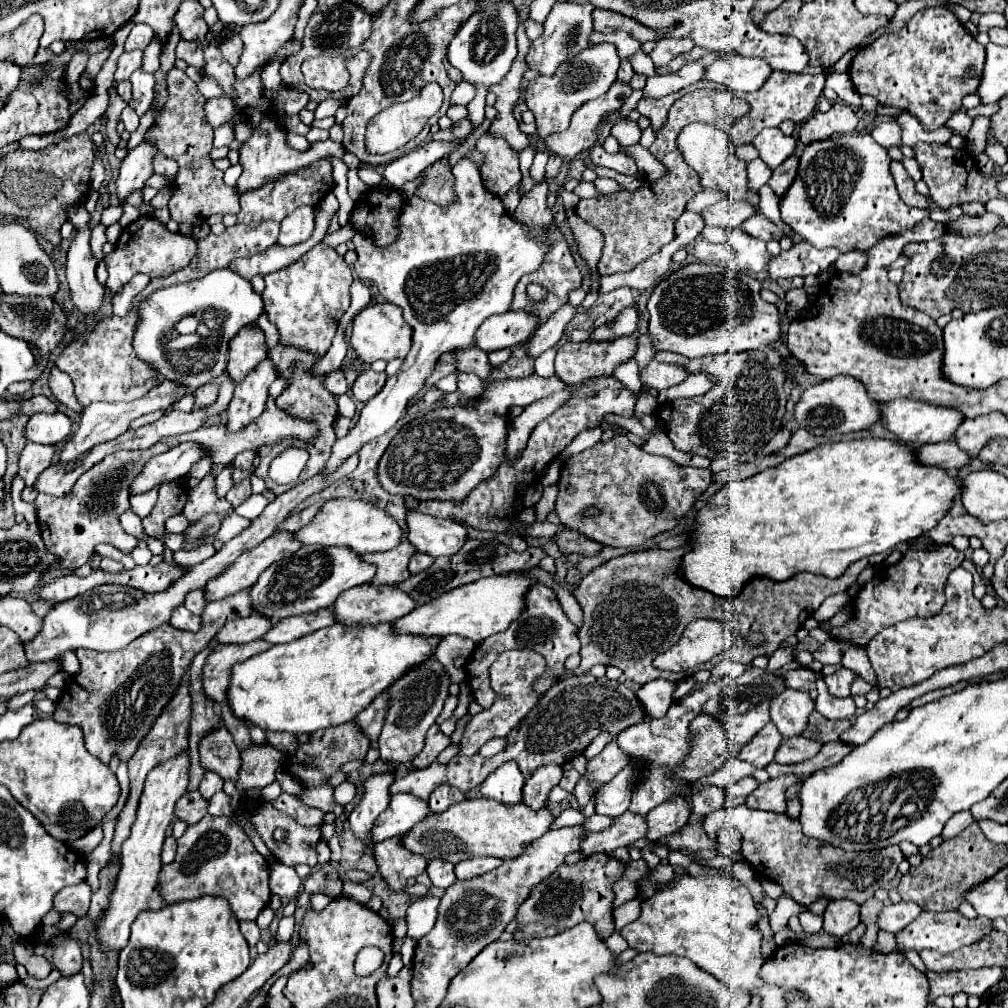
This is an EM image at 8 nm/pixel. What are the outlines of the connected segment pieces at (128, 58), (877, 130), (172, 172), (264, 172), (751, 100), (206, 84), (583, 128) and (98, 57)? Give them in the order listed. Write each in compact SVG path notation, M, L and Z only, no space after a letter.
M136 50L136 52L124 52L118 60L118 68L116 68L116 74L114 74L114 80L124 80L124 78L130 78L130 74L134 70L140 68L142 64L142 54L144 50Z
M886 120L886 122L878 122L872 130L872 138L884 146L884 148L890 148L890 146L898 146L900 144L900 132L902 128L894 122L894 120Z
M160 152L154 156L154 172L156 174L162 174L162 176L166 176L170 182L176 178L176 174L178 174L178 164L174 162L174 160L170 160L170 158L164 158Z
M258 72L246 80L236 80L234 84L236 88L236 94L238 94L238 104L240 108L244 110L244 116L246 120L254 126L254 134L248 142L242 144L240 148L240 164L244 168L242 176L238 178L236 182L236 194L242 196L244 192L248 190L256 190L256 188L262 188L266 182L278 182L282 180L286 174L292 174L292 172L298 172L300 168L306 168L306 164L314 164L316 160L330 156L334 154L336 158L340 158L344 154L344 146L342 144L336 144L332 140L326 140L326 146L322 142L318 144L312 144L312 148L308 152L298 152L298 150L292 150L286 146L286 132L282 130L282 126L276 122L276 118L268 112L270 110L270 100L264 98L264 88L260 86L260 76Z
M772 72L772 76L766 80L766 84L758 90L748 94L748 104L750 110L748 114L738 118L738 126L736 126L736 140L732 142L734 146L742 146L754 140L754 136L768 128L768 126L780 126L784 120L794 120L794 122L804 122L820 94L824 88L824 74L790 74L790 72Z
M204 76L200 92L202 92L206 98L214 98L214 96L222 96L222 94L224 94L224 92L216 86L216 82L214 82L212 78L208 78L208 76Z
M616 80L612 88L596 98L584 102L574 114L572 114L572 124L568 130L552 134L544 140L546 148L558 156L564 158L574 158L580 152L592 148L598 142L598 126L606 114L618 112L624 104L624 100L632 94L632 88L628 82Z
M108 46L108 48L104 48L104 50L100 50L100 52L96 52L96 54L90 56L90 60L88 60L88 64L86 64L86 72L88 72L88 74L96 76L96 74L100 72L104 60L106 60L106 58L110 56L110 52L112 52L110 48L112 48L112 46Z

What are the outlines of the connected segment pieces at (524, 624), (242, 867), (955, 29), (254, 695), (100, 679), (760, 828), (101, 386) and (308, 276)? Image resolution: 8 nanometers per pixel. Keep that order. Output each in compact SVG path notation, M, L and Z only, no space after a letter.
M544 584L532 586L528 596L526 596L526 608L520 614L520 618L514 620L506 632L494 634L488 640L480 642L476 646L476 650L472 652L472 656L466 664L468 680L470 680L470 688L474 692L474 700L478 704L482 704L484 708L488 708L492 702L498 700L498 692L494 692L494 688L488 684L488 668L496 660L496 654L500 654L502 650L514 650L514 648L534 650L534 652L542 654L546 658L546 664L548 664L550 672L556 672L556 676L564 672L564 660L570 654L578 654L580 642L578 642L578 636L576 636L576 628L572 626L572 622L562 612L562 606L560 606L560 602L556 598L556 592L552 588L548 588Z
M206 814L178 838L174 862L160 870L160 894L166 904L194 900L206 894L220 896L230 902L238 920L256 920L260 910L270 902L268 872L270 864L256 852L250 836L238 824L224 816L214 818Z
M924 8L894 34L882 34L872 44L860 48L850 64L848 76L854 82L858 94L868 94L878 100L882 106L894 106L910 112L918 118L926 132L934 132L946 124L946 120L962 106L962 98L966 94L976 94L980 86L980 76L984 72L986 50L982 44L970 36L970 32L962 26L962 22L948 8Z
M332 624L314 634L308 634L300 640L276 644L270 650L252 656L250 660L236 664L232 668L232 680L228 688L228 702L238 718L248 720L262 730L284 730L290 734L312 734L320 728L338 726L354 720L372 700L382 694L392 680L400 680L412 664L420 664L420 660L428 660L428 656L436 654L442 638L432 636L424 640L424 636L392 636L388 632L392 624L378 624L376 628L340 628L340 624Z
M252 586L236 592L236 596L230 596L228 600L214 600L208 604L202 614L202 630L196 634L164 624L132 640L132 644L120 652L76 650L80 674L72 678L72 686L64 688L52 718L56 722L78 724L84 730L88 752L98 756L102 762L108 764L114 752L122 760L128 760L160 710L174 696L180 680L190 668L192 658L208 646L222 624L252 614L252 600L248 600L250 590Z
M746 804L726 812L724 828L734 828L742 834L742 856L756 868L756 872L778 882L786 894L804 906L812 904L820 896L848 898L856 904L864 904L878 888L896 876L898 864L904 860L900 846L872 852L844 852L842 848L824 844L824 840L820 842L804 836L800 820L790 818L786 812L772 814L766 810L752 810Z
M134 308L126 318L104 318L96 324L96 330L76 338L68 348L64 348L56 366L72 378L74 394L78 402L86 408L92 402L132 402L150 392L156 384L164 380L152 364L140 360L132 348L132 336L136 332L138 310Z
M320 242L300 260L278 272L268 274L264 280L264 310L270 322L278 328L280 340L284 344L306 348L308 352L318 356L326 354L336 334L338 322L350 306L350 284L354 282L354 276L344 258L338 256L336 250Z

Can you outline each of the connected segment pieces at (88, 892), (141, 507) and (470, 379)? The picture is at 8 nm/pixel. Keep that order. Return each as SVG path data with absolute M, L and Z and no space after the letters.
M88 882L64 888L56 894L56 910L70 912L76 918L86 916L88 906L90 906L90 898L92 898L92 886Z
M162 483L157 484L152 490L137 494L130 498L132 510L141 518L150 514L157 500L157 491Z
M462 372L458 376L458 390L462 392L464 398L470 400L470 398L478 398L484 392L484 384L482 384L482 380L478 376Z

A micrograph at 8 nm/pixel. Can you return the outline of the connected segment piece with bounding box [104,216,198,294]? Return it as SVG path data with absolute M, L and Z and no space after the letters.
M140 216L138 220L134 220L122 230L114 246L114 252L104 256L110 274L106 286L110 288L112 294L116 294L120 292L120 288L124 288L124 284L128 284L128 280L134 274L143 273L150 278L170 276L172 272L186 268L196 254L198 254L198 244L192 238L170 232L160 220L152 216Z

